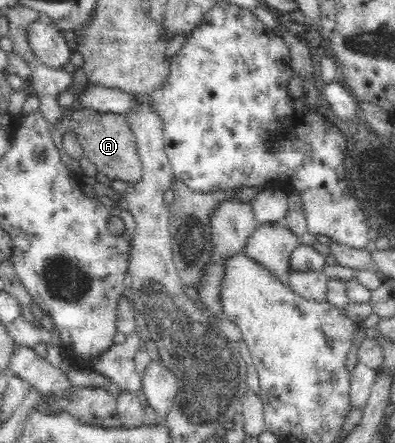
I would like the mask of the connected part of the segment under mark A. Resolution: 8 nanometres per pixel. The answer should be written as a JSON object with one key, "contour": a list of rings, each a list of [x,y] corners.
{"contour":[[[74,103],[71,108],[61,108],[60,120],[50,125],[50,131],[58,146],[62,146],[67,133],[74,133],[82,147],[84,159],[95,164],[97,170],[112,181],[122,180],[132,185],[141,177],[141,160],[135,134],[125,114],[105,113]]]}

